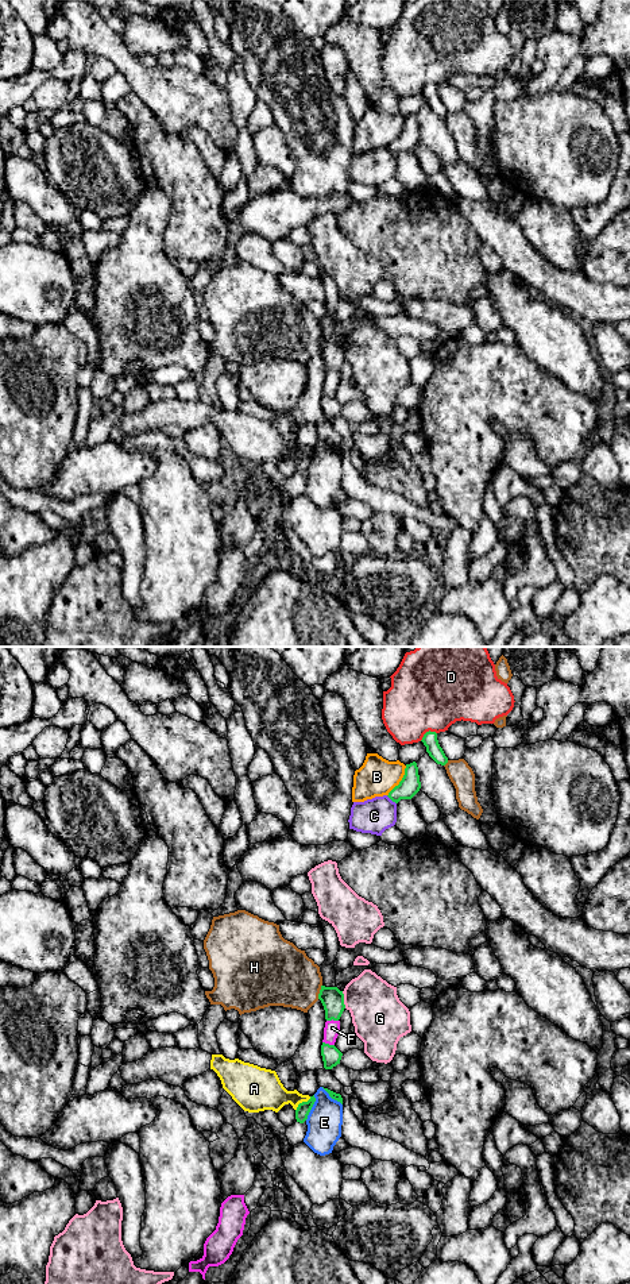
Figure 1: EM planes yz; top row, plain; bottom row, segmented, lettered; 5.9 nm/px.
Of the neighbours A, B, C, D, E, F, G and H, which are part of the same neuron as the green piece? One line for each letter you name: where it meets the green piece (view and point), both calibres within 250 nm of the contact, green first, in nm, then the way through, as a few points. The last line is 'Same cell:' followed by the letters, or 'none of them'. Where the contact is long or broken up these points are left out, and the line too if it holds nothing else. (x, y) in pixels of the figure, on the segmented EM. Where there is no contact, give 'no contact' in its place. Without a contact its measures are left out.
Same cell: none of them

